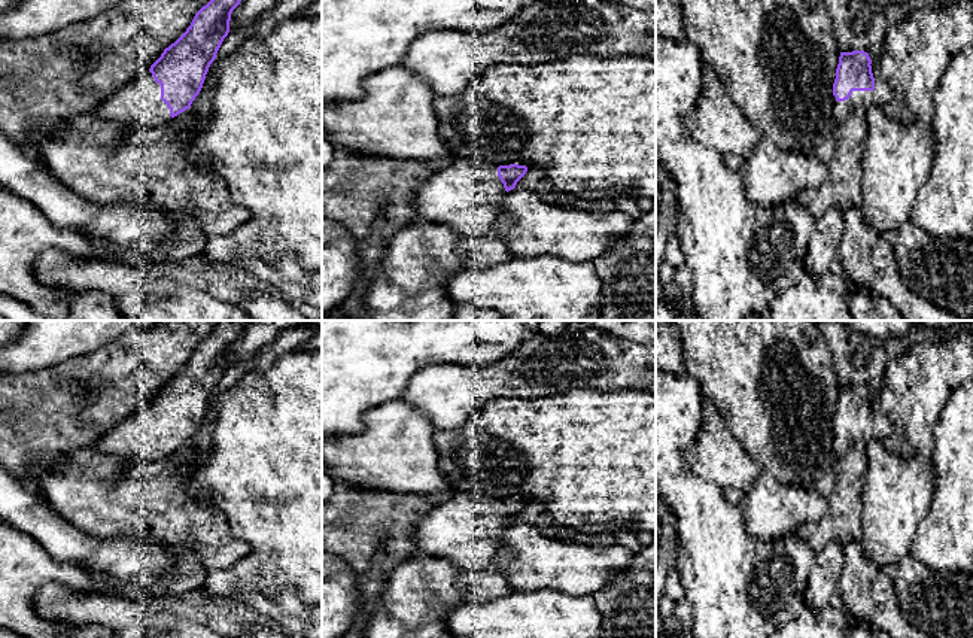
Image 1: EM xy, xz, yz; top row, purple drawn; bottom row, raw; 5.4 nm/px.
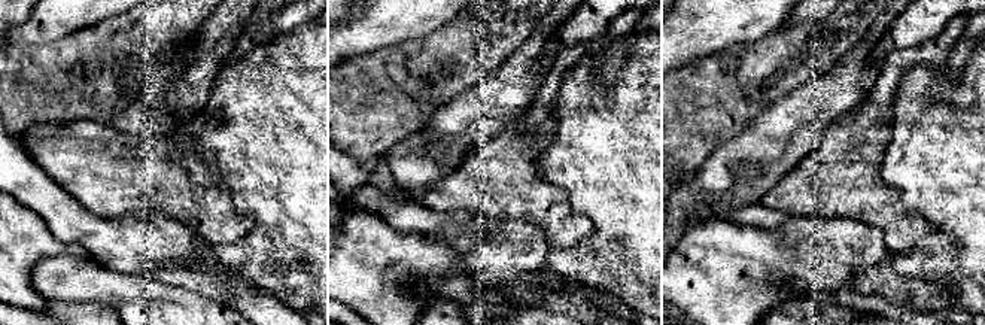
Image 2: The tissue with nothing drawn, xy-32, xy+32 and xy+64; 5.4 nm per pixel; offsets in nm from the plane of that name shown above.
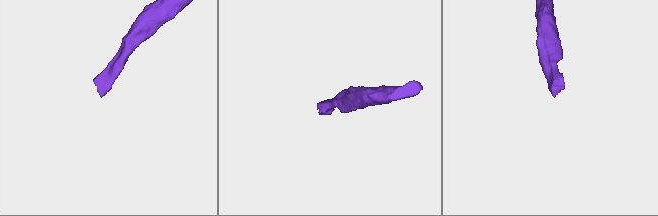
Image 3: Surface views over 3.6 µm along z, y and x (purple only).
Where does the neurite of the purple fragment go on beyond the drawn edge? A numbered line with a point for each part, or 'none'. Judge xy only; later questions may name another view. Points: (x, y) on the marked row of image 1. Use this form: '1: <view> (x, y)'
1: xy (137, 103)

